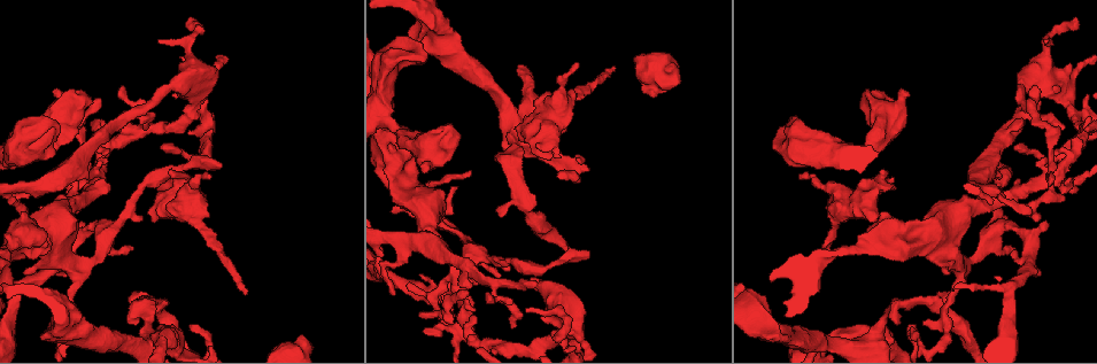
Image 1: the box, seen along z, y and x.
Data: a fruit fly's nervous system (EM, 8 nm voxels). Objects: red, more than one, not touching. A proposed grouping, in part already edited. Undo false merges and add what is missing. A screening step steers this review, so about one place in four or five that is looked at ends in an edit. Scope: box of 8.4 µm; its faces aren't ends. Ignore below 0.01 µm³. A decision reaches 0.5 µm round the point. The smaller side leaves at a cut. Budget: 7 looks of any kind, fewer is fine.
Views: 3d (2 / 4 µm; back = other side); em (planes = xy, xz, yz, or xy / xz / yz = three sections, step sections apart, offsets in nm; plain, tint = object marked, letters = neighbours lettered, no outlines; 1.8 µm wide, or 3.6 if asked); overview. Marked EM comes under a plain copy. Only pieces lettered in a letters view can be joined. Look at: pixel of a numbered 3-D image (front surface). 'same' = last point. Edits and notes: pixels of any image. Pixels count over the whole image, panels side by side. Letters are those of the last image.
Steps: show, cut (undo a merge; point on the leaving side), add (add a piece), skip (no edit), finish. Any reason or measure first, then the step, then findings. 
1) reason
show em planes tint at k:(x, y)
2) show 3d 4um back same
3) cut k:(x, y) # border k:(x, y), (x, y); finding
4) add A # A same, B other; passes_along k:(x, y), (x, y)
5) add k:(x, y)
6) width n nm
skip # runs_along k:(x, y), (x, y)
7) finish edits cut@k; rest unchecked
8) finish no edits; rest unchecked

branch point
show em planes tint at 1:(447, 212)

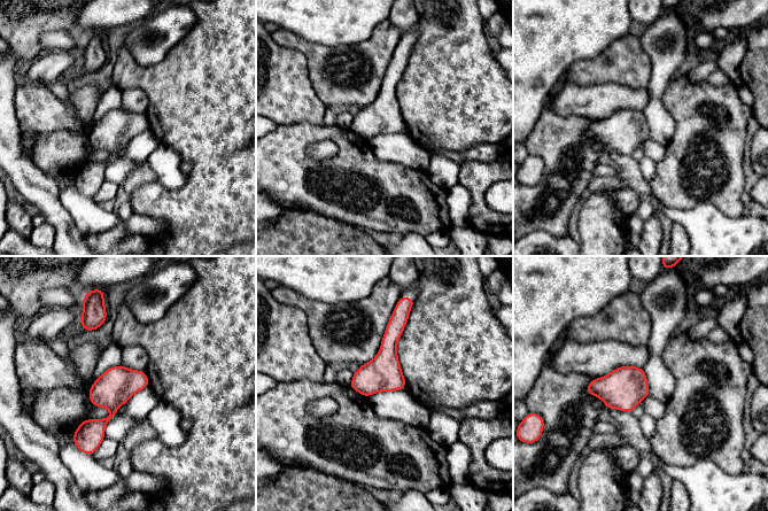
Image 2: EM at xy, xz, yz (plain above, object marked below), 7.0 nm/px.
what lies round it
show em planes letters same

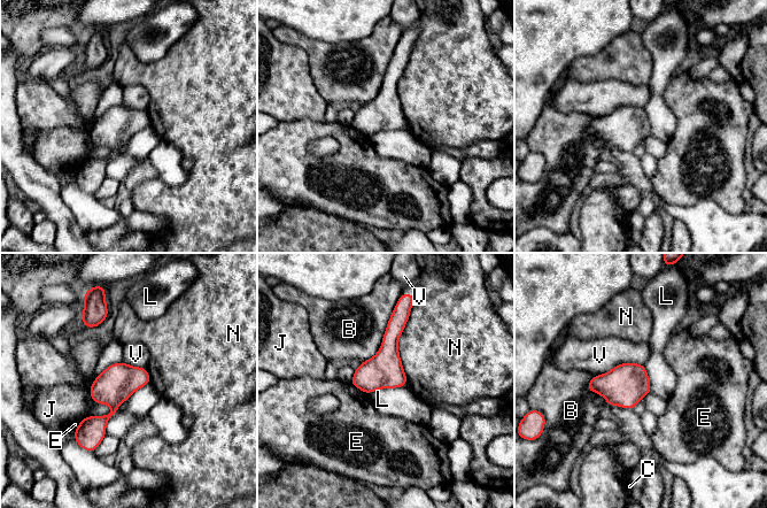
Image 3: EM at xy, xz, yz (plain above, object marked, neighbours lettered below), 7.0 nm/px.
skip # B other, C other, E other, J other, L other, N other, V other; border 3:(643, 366), (651, 391); all the same cell

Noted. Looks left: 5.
thin end
show em yz step 4 tint at 1:(612, 69)

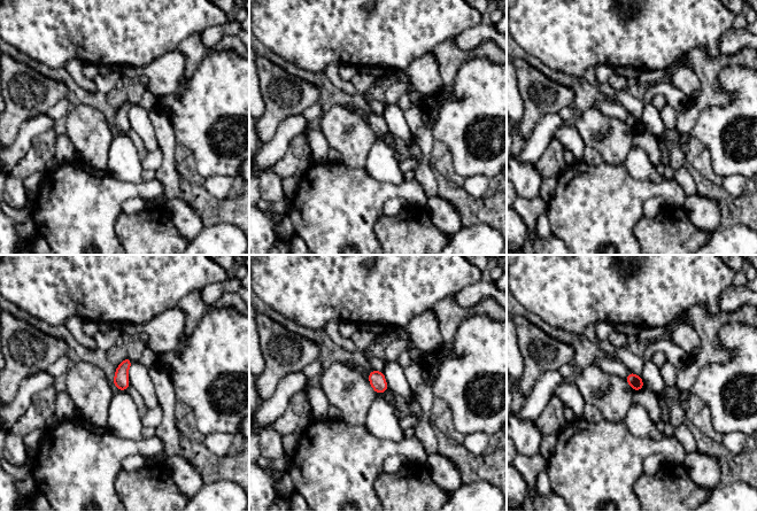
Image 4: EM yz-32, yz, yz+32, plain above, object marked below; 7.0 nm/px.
cut it another way
show em planes letters same

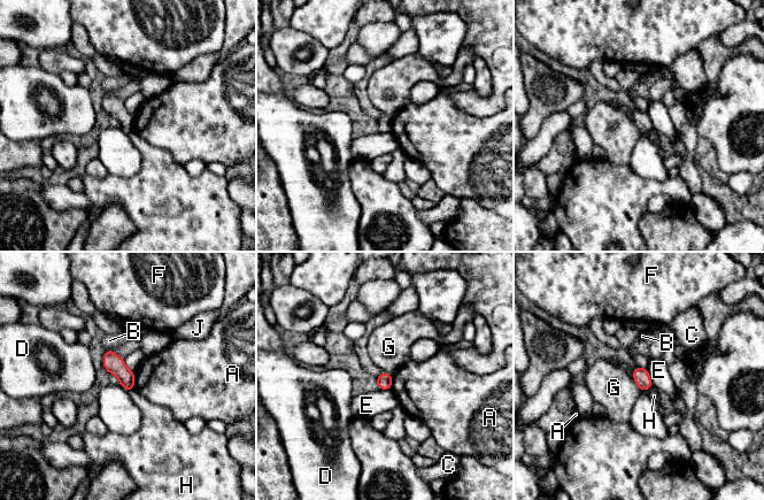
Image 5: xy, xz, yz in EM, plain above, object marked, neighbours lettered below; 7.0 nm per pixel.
longest_contact G 140 nm
skip # A other, B other, C other, D other, E other, F other, G other, H other, J other; border 5:(631, 375), (641, 391); no lettered piece goes on from it

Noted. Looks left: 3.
abrupt turn
show 3d 4um at 1:(766, 330)

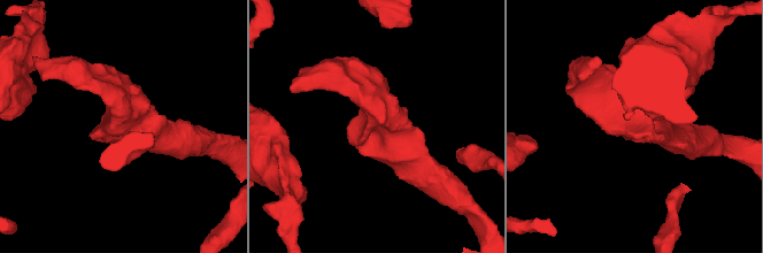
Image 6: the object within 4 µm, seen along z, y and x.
show em xz step 8 tint at 6:(636, 120)

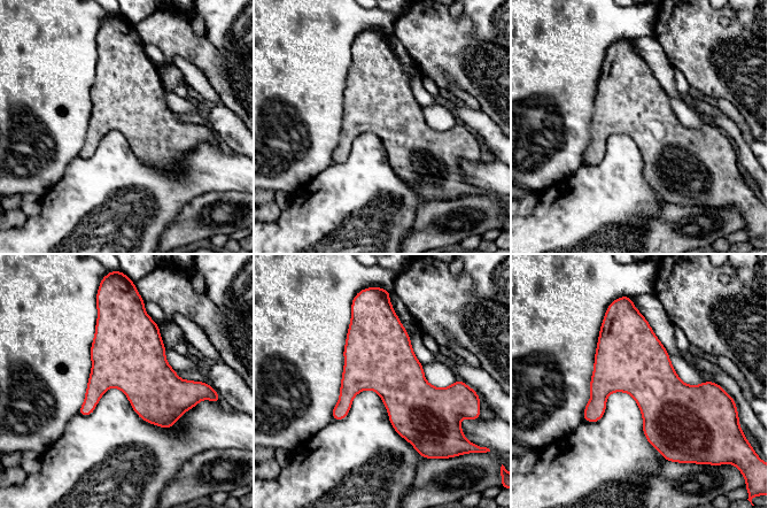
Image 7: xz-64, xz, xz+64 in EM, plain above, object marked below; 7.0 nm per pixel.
cut it another way
show em planes letters same

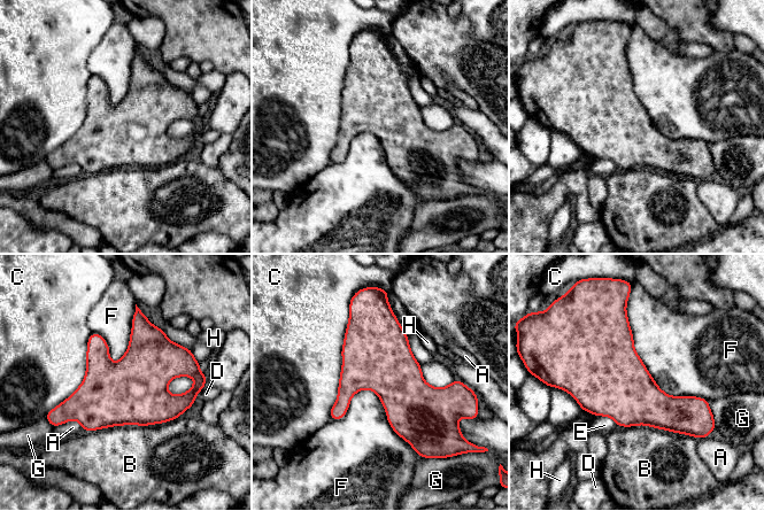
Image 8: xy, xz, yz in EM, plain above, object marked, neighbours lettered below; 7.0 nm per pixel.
longest_contact F 900 nm
skip # A other, B other, C other, D other, E other, F other, G other, H other; border 8:(626, 303), (655, 382), (708, 402); continuous, no second cell

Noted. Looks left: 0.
finish no edits; rest unchecked

